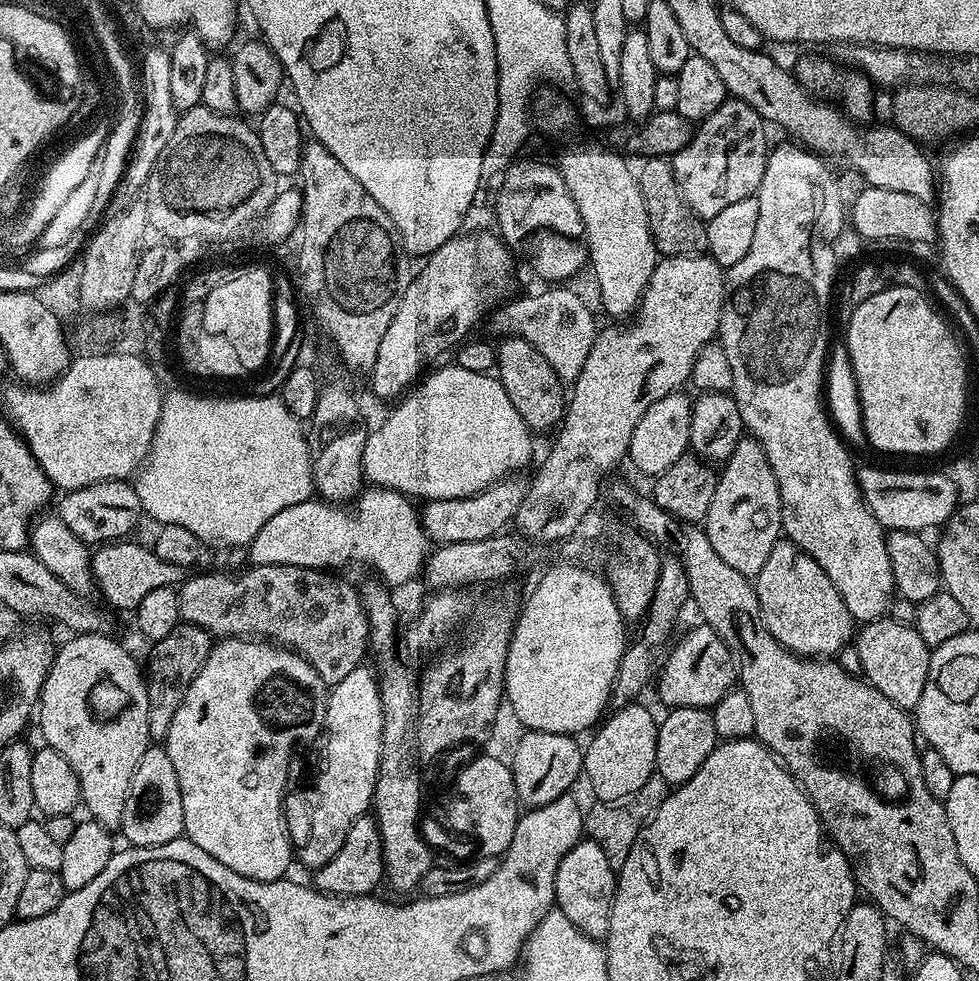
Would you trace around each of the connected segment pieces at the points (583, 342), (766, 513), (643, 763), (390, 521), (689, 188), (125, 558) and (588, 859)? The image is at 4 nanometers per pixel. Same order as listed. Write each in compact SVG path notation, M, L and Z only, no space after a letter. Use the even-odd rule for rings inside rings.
M548 286L545 292L537 296L520 296L517 300L509 299L494 308L487 317L484 327L488 333L503 338L505 336L521 336L558 374L562 382L571 382L578 378L586 354L590 354L590 346L598 331L598 323L592 317L588 304L568 286Z
M751 438L740 439L721 468L724 469L719 469L714 498L710 498L710 510L704 515L702 527L710 538L710 546L714 546L722 562L726 562L733 570L738 570L738 574L755 578L766 563L766 558L770 558L770 550L774 550L777 540L782 536L780 487L766 458L766 450L762 450L758 441Z
M633 702L625 708L615 709L611 713L612 717L609 715L595 729L596 737L589 742L588 748L586 744L583 749L582 772L586 780L588 776L588 784L592 787L596 800L626 798L626 794L634 794L634 790L639 790L646 778L653 776L656 771L658 720L657 717L652 717L650 709L643 708L642 705L643 703Z
M368 486L361 491L350 506L340 502L329 502L319 498L303 500L294 506L286 506L286 510L278 510L274 518L270 518L254 534L252 543L247 545L249 561L252 564L281 564L282 566L302 566L321 570L336 570L339 564L348 564L353 560L356 564L365 564L373 568L375 575L385 585L408 584L419 577L424 570L424 562L428 559L430 541L420 521L417 505L402 492L392 488Z
M729 98L722 106L718 106L718 110L714 110L714 114L699 121L698 127L693 131L692 141L682 150L678 150L678 154L670 157L678 190L701 220L707 222L725 206L739 202L747 196L755 196L760 188L770 151L770 143L768 144L768 136L764 133L764 128L766 129L766 122L753 108L746 106L746 102Z
M134 540L111 541L97 547L92 557L93 581L105 600L120 610L133 611L150 594L151 590L183 584L190 575L189 568L165 562L151 547L134 543Z
M587 838L580 839L558 866L555 907L591 940L603 941L610 930L617 875L617 869L610 866L610 858L606 858L602 846Z

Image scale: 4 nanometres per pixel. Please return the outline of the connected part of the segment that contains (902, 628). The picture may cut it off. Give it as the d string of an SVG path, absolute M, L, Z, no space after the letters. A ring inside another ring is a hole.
M893 618L869 620L864 628L855 633L854 648L860 659L859 671L863 679L874 685L894 706L905 710L915 710L918 698L922 698L922 686L926 686L928 667L930 666L930 649L922 642L922 634L912 624L903 624Z

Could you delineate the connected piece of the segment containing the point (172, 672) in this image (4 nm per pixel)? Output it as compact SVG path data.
M181 623L166 638L155 641L151 645L152 653L146 664L146 683L148 686L148 734L153 741L164 742L168 739L170 722L174 722L174 714L178 714L178 706L182 706L182 698L194 682L198 670L206 662L210 654L214 637L211 632L199 628L196 624Z

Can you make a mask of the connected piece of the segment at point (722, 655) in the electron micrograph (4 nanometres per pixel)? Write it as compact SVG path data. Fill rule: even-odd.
M703 622L697 623L697 628L692 628L680 641L675 641L676 649L665 655L662 660L662 667L658 672L658 679L655 681L656 692L660 700L668 704L669 709L673 708L707 708L711 710L719 700L732 689L738 680L738 664L734 659L734 653L727 640L722 639L713 628Z

